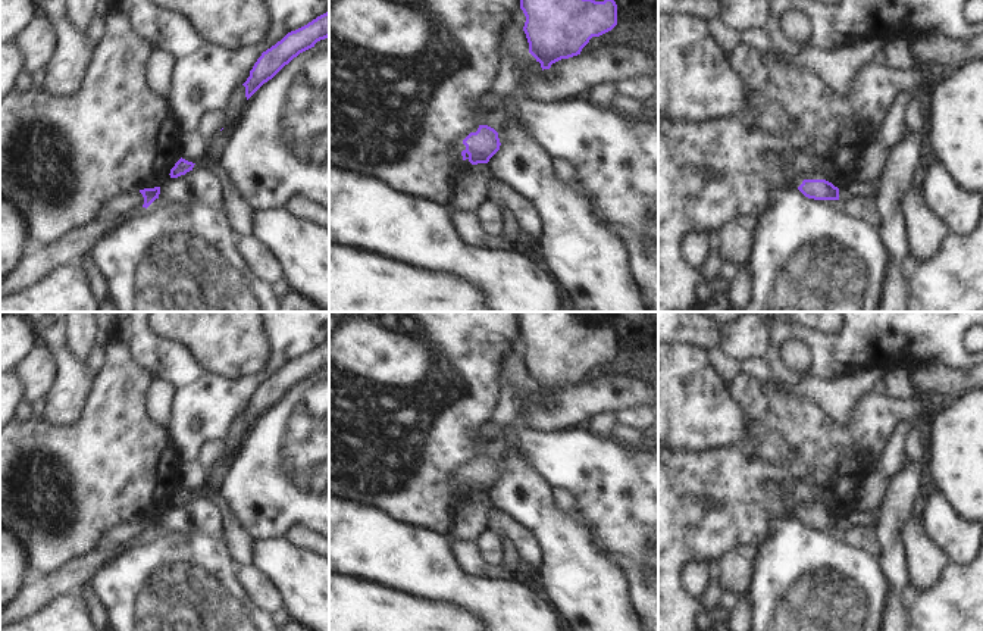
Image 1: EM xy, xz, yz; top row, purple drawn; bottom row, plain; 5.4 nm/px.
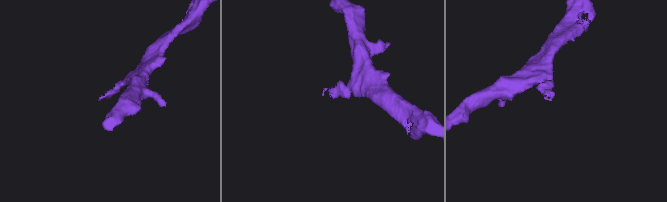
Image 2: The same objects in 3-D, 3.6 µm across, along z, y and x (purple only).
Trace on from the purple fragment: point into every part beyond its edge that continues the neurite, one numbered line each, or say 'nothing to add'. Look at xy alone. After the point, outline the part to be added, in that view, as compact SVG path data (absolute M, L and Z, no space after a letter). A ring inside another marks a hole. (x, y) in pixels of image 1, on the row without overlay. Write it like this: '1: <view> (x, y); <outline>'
1: xy (125, 531); M140 521L122 522L109 530L107 546L119 546L134 538L143 537L144 527Z

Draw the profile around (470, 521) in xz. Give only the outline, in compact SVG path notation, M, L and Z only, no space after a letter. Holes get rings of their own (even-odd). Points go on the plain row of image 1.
M488 493L472 494L467 503L461 505L453 516L450 538L476 538L485 532L489 512L494 507Z

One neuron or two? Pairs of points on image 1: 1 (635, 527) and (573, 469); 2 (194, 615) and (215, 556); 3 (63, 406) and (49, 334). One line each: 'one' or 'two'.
1: one
2: one
3: one

